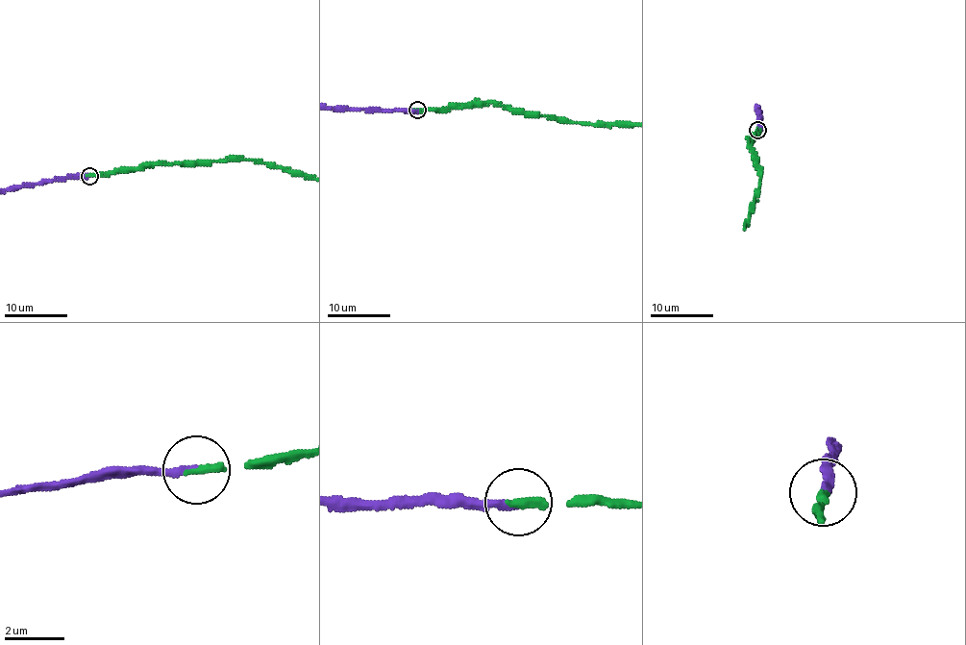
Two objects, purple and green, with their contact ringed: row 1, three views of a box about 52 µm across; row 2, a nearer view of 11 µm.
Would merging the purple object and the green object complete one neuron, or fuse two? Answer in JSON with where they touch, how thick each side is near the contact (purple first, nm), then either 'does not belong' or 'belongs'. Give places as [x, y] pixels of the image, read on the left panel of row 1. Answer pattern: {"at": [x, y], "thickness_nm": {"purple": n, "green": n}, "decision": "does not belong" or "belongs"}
{"at": [89, 176], "thickness_nm": {"purple": 240, "green": 300}, "decision": "belongs"}

